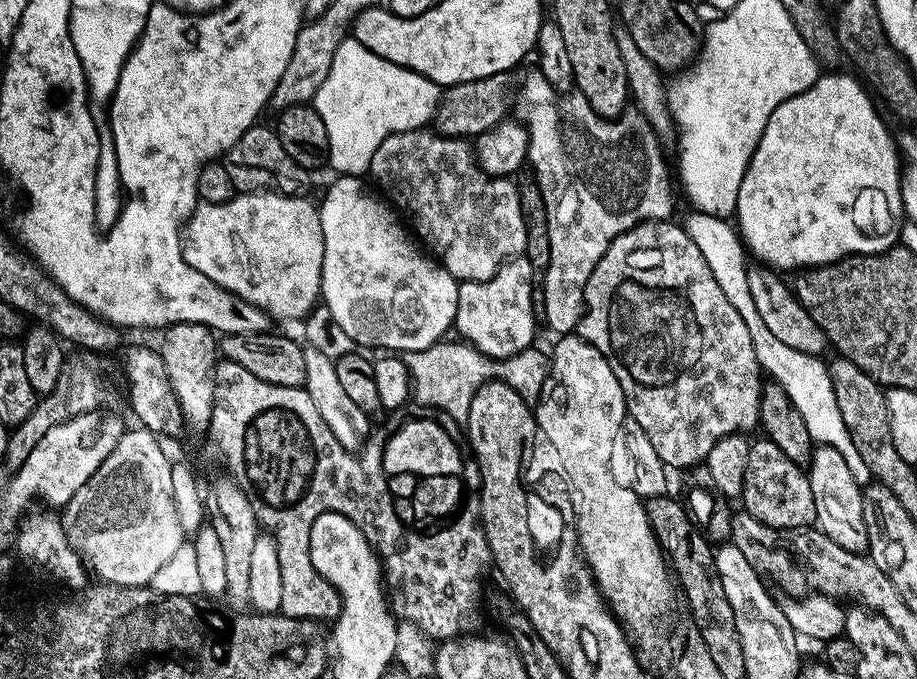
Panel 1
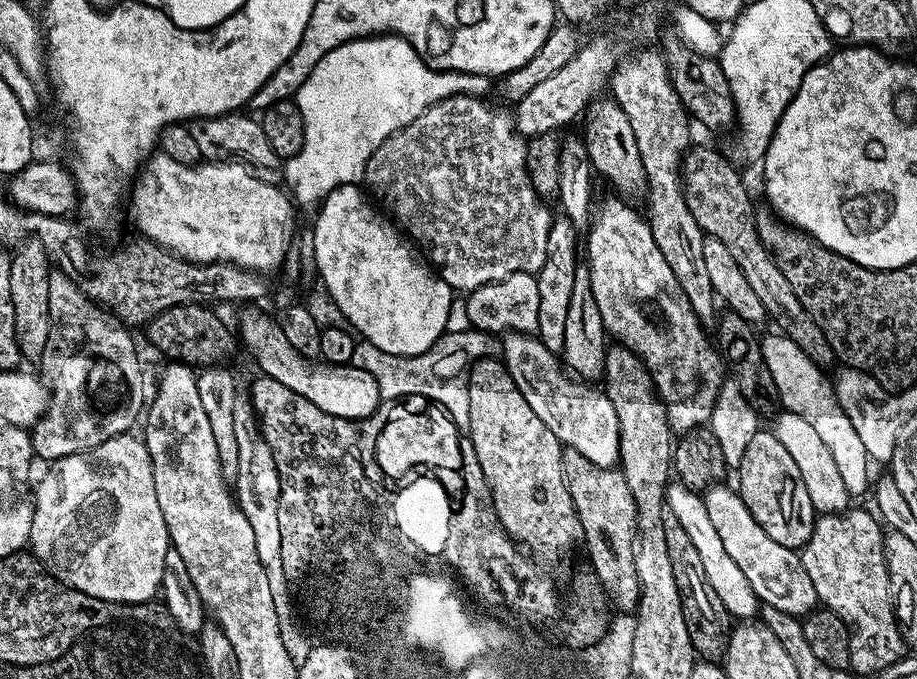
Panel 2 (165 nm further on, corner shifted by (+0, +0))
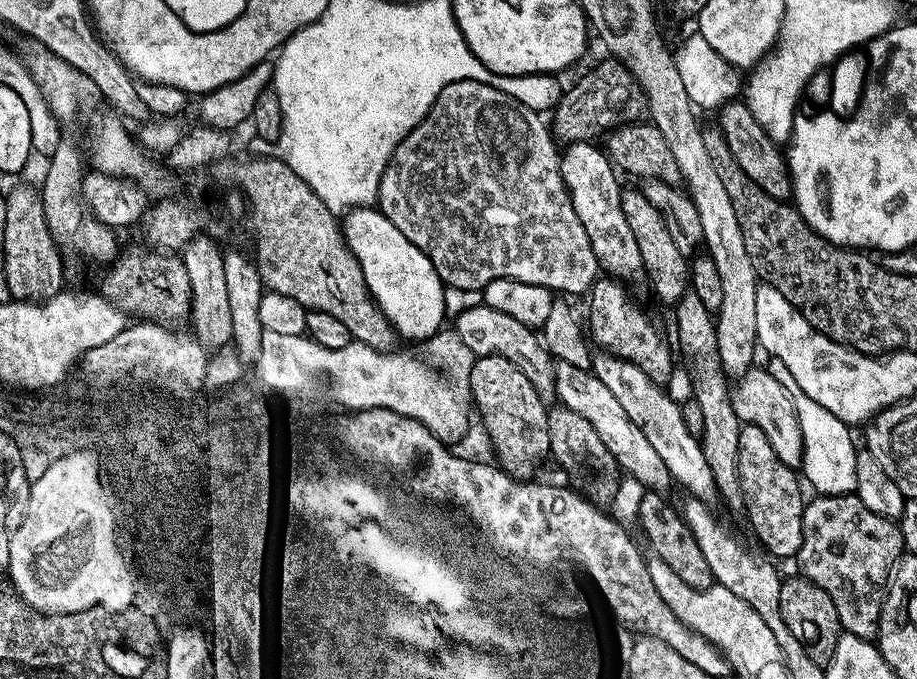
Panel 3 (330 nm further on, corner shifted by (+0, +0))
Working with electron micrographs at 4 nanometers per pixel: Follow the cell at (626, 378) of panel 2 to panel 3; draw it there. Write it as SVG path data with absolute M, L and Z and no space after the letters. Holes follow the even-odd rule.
M607 274L601 275L593 282L587 293L588 300L588 324L586 320L586 332L597 345L597 349L603 350L622 358L626 362L634 362L654 381L655 384L667 385L667 380L672 376L672 352L664 341L662 333L656 329L656 324L632 301L632 296L624 288L625 285L619 279Z

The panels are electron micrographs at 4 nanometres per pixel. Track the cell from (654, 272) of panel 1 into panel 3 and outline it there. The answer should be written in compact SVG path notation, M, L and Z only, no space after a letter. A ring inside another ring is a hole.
M595 143L569 144L563 149L560 158L560 173L564 179L564 184L568 187L568 197L574 206L574 214L578 214L578 222L586 229L586 236L590 238L590 244L594 246L596 261L601 269L613 278L629 282L637 275L643 273L642 254L638 254L638 242L634 242L634 233L630 231L630 226L626 223L626 214L622 214L622 184L616 181L618 177L617 169L603 151L596 149Z

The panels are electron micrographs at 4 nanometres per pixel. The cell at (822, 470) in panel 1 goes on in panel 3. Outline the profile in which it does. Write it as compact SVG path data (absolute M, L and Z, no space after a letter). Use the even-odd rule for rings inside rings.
M753 366L744 376L735 381L731 395L734 414L737 415L741 424L758 426L758 430L762 430L762 434L770 438L770 446L774 446L774 454L778 454L778 458L782 458L786 466L790 466L793 470L799 469L804 462L804 443L802 442L802 430L798 426L798 414L794 410L792 401L793 393L788 392L786 386L782 386L782 382L778 382L778 378L774 378L774 374L768 372L767 367Z

